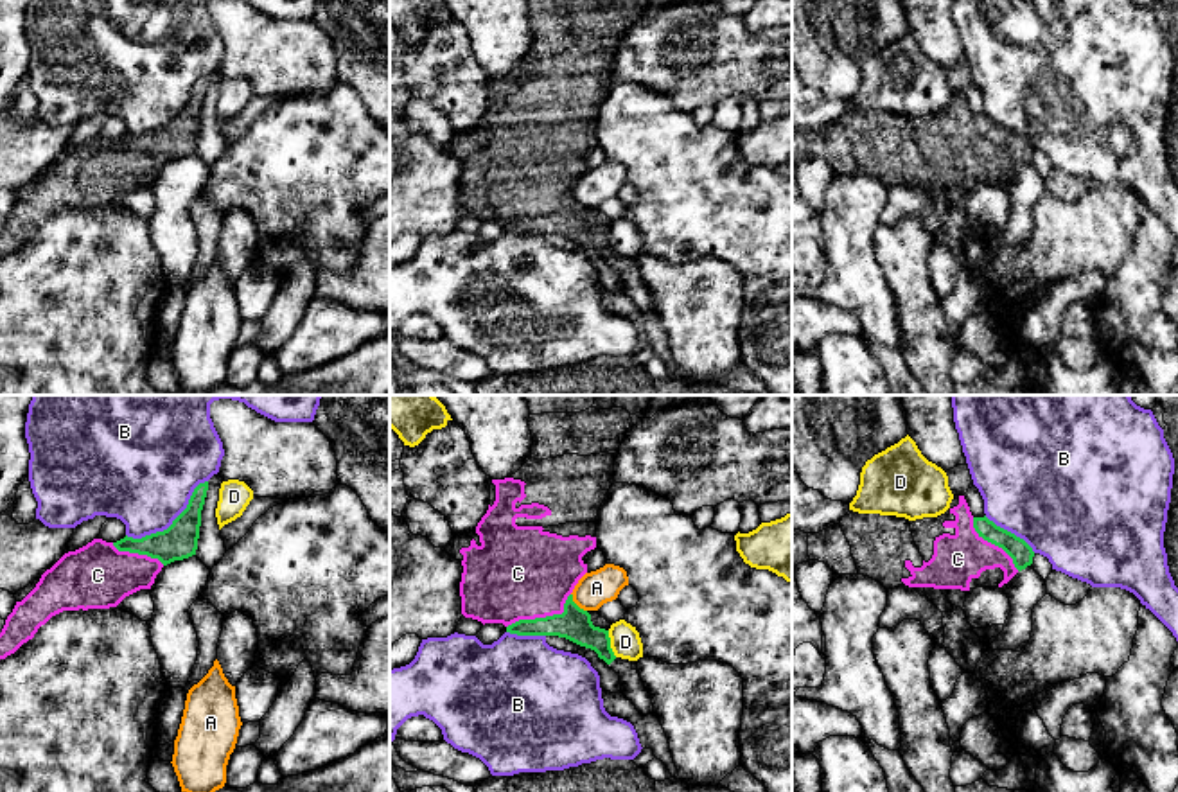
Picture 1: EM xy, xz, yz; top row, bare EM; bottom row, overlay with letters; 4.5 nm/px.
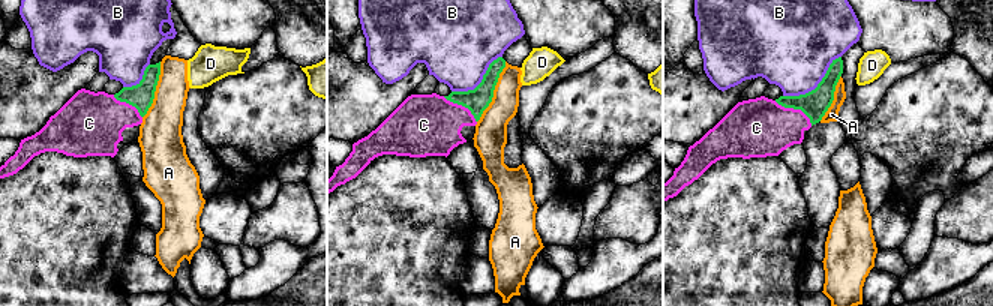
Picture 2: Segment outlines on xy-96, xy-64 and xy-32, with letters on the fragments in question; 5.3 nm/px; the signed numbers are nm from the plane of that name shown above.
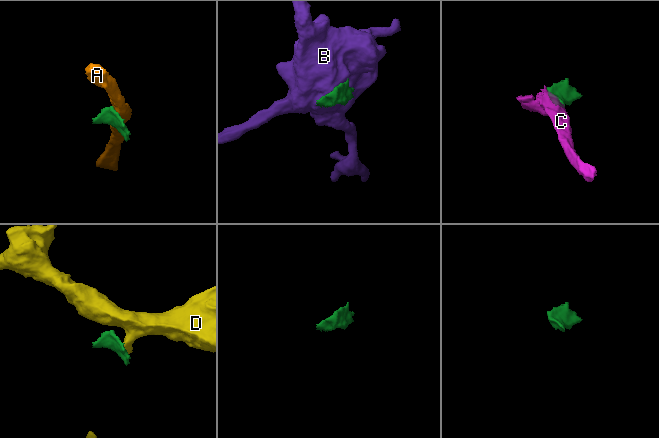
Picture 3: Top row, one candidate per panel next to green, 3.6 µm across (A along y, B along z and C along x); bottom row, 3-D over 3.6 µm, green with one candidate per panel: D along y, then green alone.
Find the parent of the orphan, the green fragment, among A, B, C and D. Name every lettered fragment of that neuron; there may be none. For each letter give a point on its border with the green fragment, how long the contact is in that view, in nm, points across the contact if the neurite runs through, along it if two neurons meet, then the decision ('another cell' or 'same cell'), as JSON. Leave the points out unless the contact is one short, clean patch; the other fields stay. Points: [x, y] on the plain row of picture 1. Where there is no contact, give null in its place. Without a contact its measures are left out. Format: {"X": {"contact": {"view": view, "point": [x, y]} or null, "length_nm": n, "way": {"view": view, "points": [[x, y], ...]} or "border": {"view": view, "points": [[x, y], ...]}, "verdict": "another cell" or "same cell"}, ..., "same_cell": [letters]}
{"A": {"contact": {"view": "xz", "point": [575, 202]}, "length_nm": 110, "border": {"view": "xz", "points": [[571, 191], [571, 196], [586, 209]]}, "verdict": "another cell"}, "B": {"contact": {"view": "xy", "point": [173, 121]}, "length_nm": 440, "verdict": "another cell"}, "C": {"contact": {"view": "xz", "point": [543, 216]}, "length_nm": 320, "verdict": "same cell"}, "D": {"contact": {"view": "xz", "point": [609, 241]}, "length_nm": 130, "border": {"view": "xz", "points": [[607, 228], [611, 248], [616, 254]]}, "verdict": "another cell"}, "same_cell": ["C"]}

